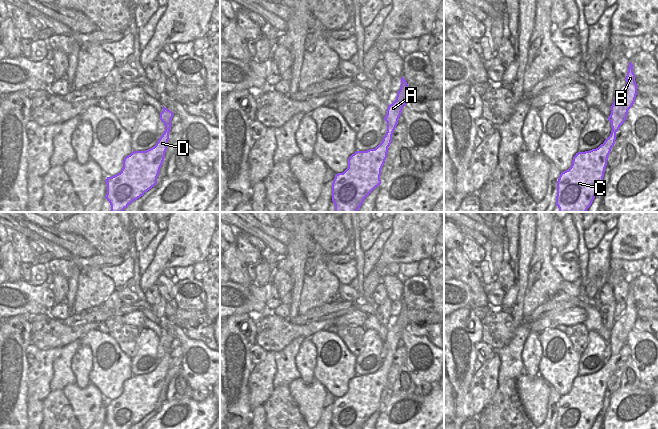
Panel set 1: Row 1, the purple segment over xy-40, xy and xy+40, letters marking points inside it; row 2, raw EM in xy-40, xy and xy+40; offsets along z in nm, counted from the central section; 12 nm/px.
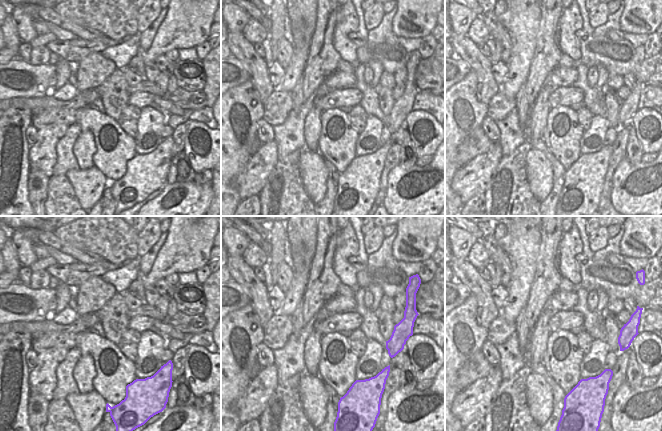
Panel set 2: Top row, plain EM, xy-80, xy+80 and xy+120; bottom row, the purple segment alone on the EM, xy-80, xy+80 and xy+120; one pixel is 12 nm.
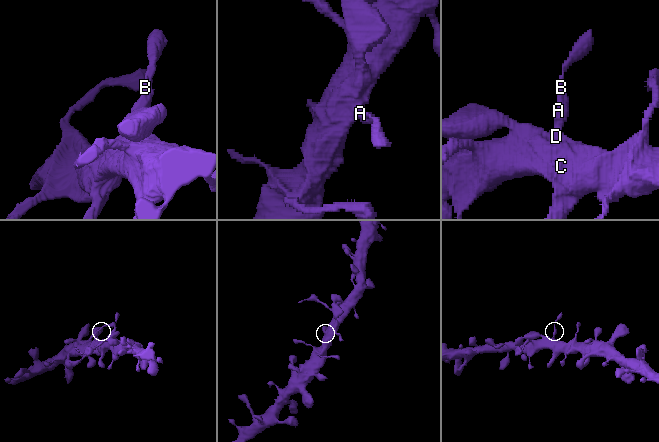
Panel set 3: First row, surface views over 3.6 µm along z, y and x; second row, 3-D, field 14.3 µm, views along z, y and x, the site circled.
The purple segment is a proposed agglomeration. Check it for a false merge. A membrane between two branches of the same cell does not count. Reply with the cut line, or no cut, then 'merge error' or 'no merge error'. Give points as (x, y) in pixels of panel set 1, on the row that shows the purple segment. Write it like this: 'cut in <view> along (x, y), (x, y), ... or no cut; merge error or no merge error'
no cut; no merge error

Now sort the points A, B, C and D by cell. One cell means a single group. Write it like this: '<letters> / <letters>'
A B C D

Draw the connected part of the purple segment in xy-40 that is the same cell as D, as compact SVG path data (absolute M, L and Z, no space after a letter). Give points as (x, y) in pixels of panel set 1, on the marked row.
M163 106L163 111L160 113L160 120L165 125L165 131L156 145L146 151L133 151L130 155L124 158L121 172L112 177L107 177L105 180L107 184L107 194L105 198L111 205L110 212L123 212L129 204L143 196L145 192L157 184L157 177L163 164L165 152L168 146L173 115L172 111Z

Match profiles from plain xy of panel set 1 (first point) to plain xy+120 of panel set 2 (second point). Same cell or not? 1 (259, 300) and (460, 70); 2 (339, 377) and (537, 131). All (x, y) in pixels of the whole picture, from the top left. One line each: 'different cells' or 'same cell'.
1: same cell
2: different cells

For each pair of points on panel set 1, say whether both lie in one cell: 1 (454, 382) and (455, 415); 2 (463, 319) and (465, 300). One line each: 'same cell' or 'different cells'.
1: same cell
2: different cells

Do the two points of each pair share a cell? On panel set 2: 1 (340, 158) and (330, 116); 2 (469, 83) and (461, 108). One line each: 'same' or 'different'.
1: same
2: same

